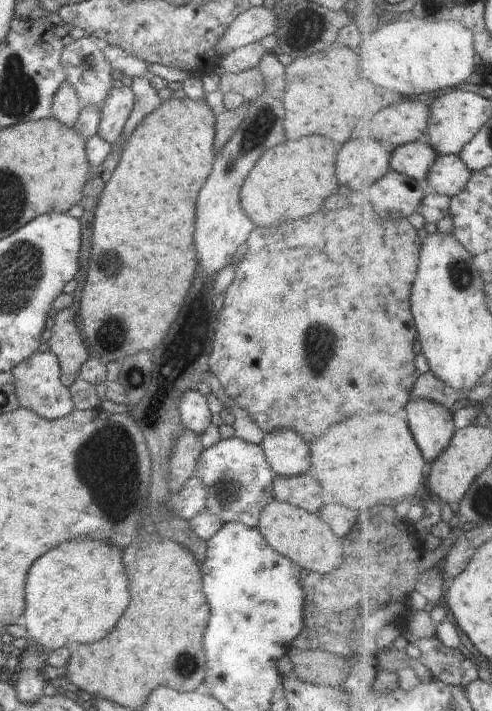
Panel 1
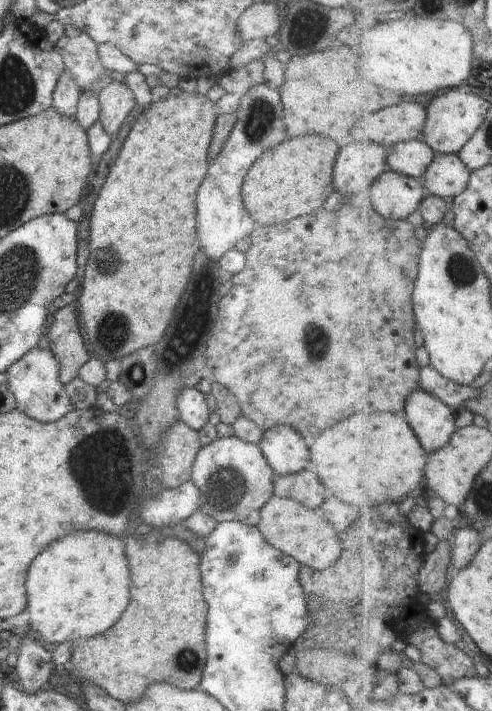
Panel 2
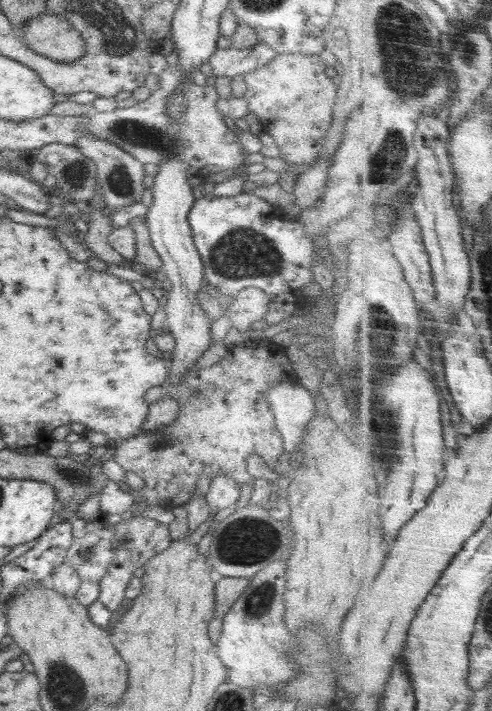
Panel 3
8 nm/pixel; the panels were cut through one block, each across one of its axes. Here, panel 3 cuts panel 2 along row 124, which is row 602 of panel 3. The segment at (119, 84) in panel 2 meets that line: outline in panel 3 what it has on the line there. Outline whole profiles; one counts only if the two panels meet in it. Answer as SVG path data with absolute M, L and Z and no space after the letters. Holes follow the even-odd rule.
M128 516L119 523L113 525L114 540L112 546L115 549L114 560L106 567L106 574L99 582L99 601L111 610L116 612L124 598L126 598L125 590L130 579L139 575L143 564L150 560L155 554L162 552L172 544L168 525L152 520L146 516Z

